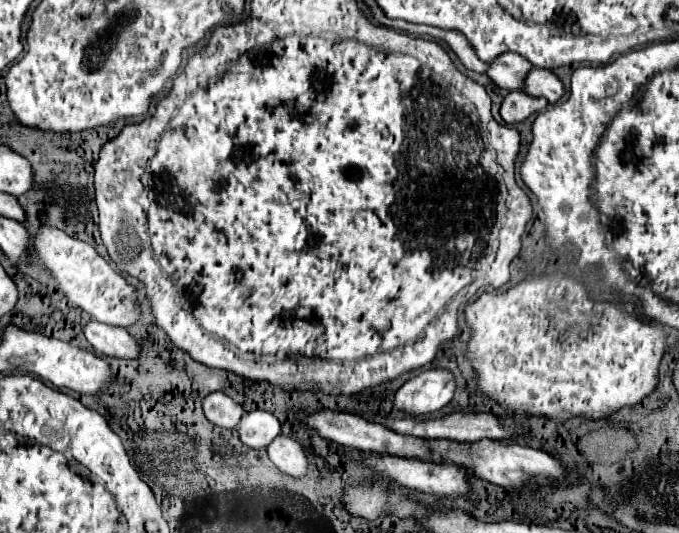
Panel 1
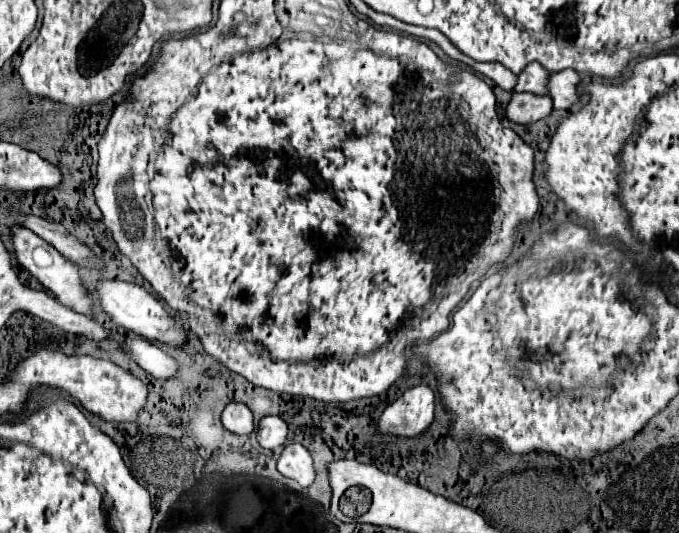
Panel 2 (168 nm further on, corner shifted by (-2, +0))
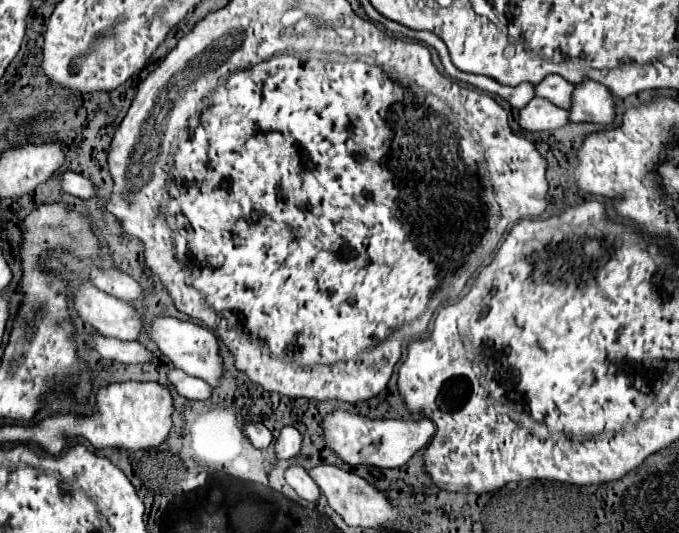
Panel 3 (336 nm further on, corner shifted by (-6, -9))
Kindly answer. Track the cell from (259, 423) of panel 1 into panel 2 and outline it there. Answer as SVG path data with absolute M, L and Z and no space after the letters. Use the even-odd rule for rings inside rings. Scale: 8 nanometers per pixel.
M267 415L259 421L257 441L263 449L277 449L287 439L287 423L277 415Z

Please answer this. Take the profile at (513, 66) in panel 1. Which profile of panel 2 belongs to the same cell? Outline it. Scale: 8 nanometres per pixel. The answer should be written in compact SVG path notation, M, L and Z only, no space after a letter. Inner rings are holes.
M529 63L519 73L519 79L513 91L527 91L527 93L543 95L547 93L547 77L549 77L547 69L543 69L539 63Z

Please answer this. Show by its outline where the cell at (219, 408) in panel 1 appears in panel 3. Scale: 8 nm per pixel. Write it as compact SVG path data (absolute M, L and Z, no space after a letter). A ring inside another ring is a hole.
M245 424L243 432L251 440L251 444L259 450L265 450L273 442L273 434L263 424Z

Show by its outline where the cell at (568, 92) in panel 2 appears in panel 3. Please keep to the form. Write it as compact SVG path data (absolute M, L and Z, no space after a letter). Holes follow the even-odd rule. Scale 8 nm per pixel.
M585 80L575 86L573 106L569 110L571 122L595 122L595 124L611 124L615 120L615 100L607 86Z

